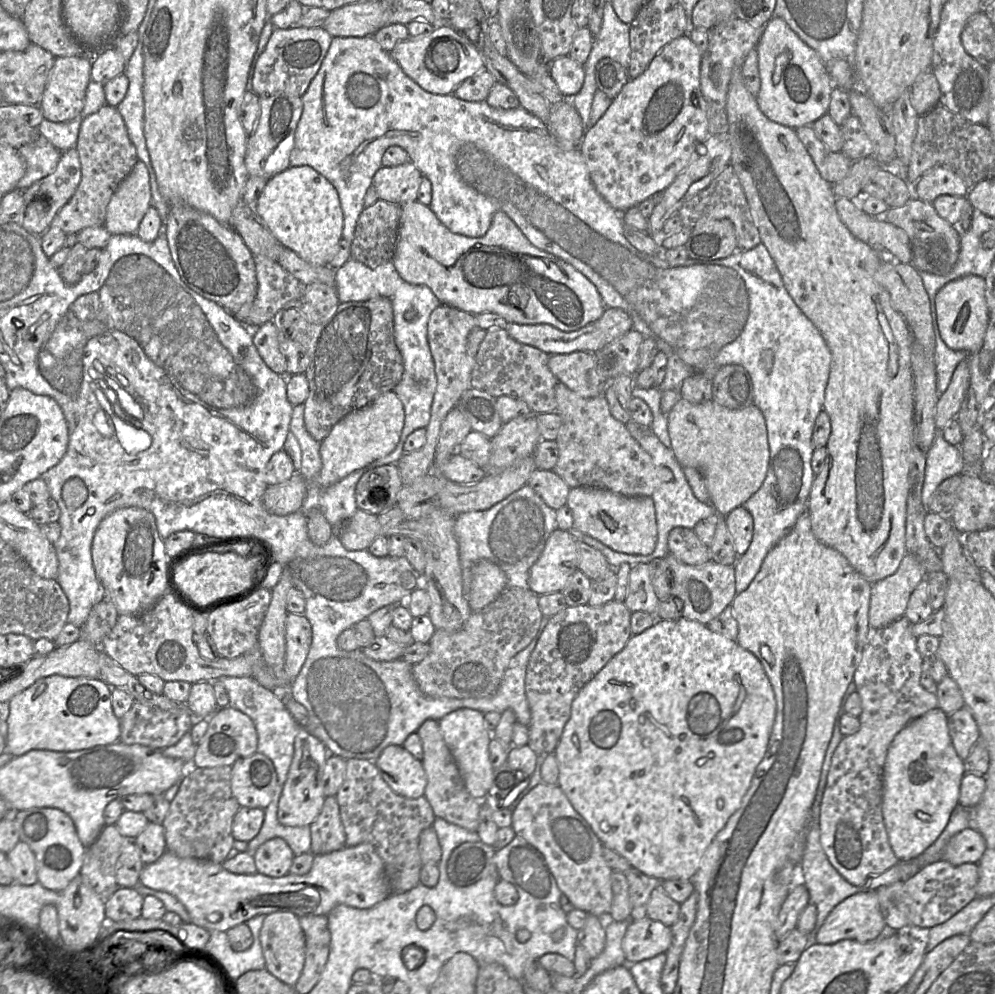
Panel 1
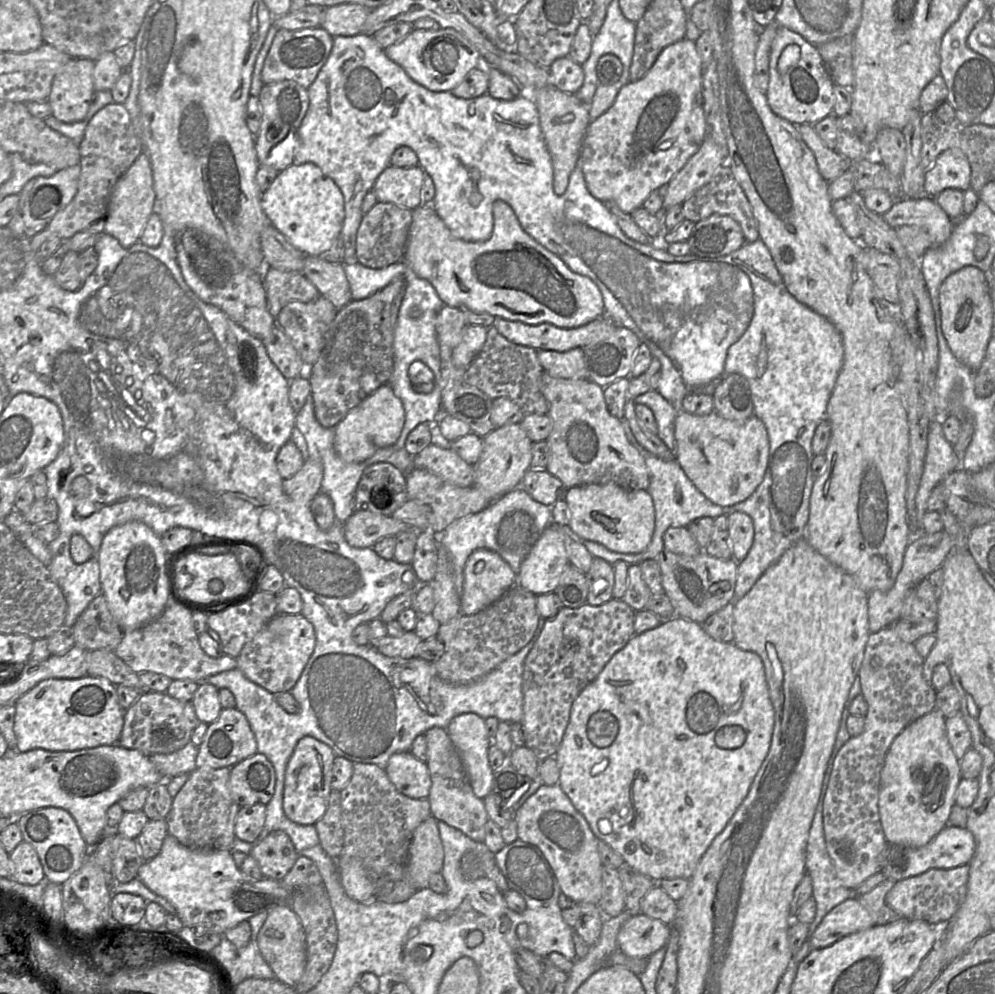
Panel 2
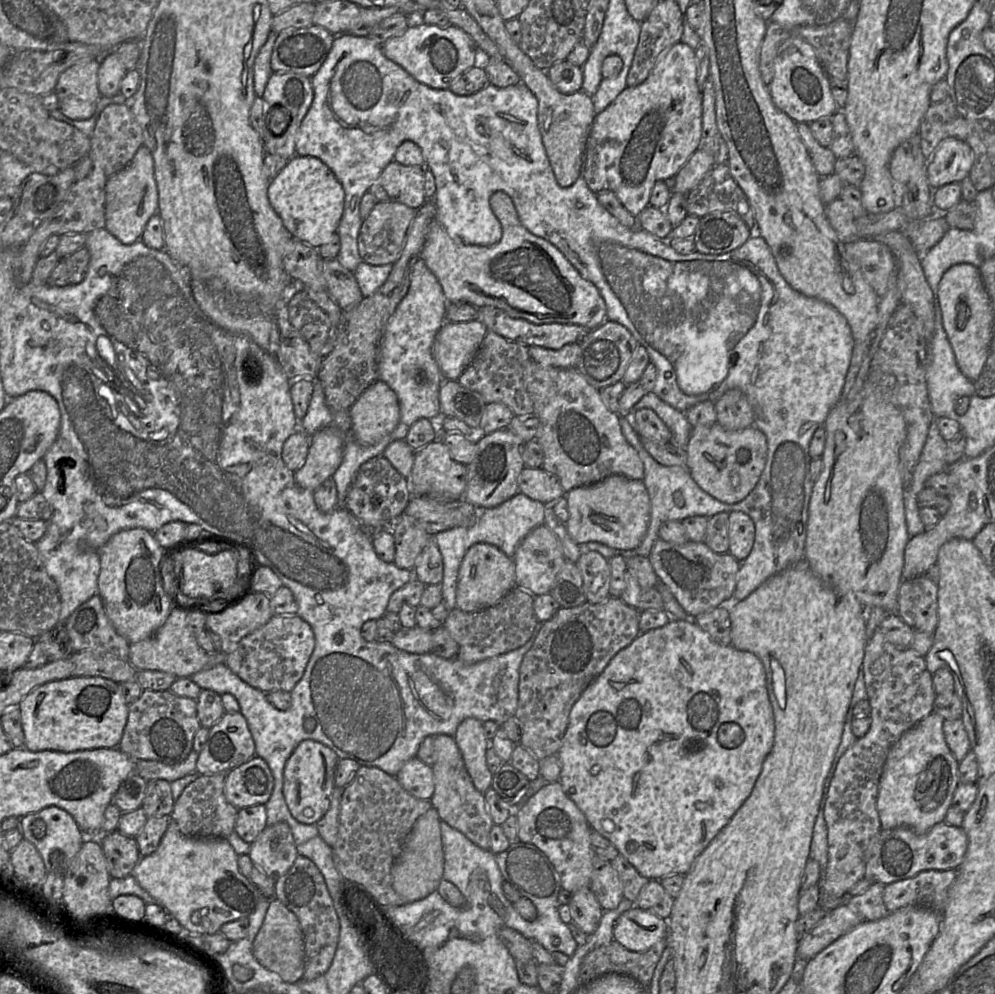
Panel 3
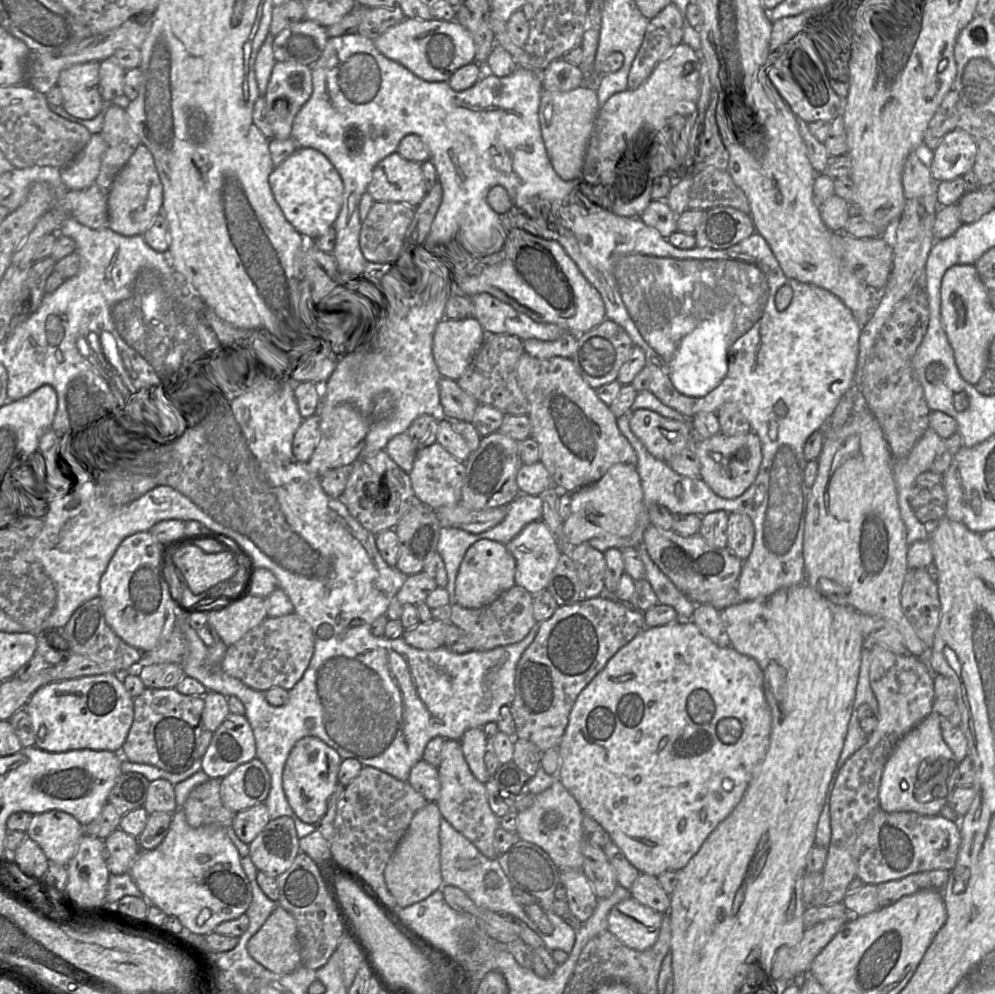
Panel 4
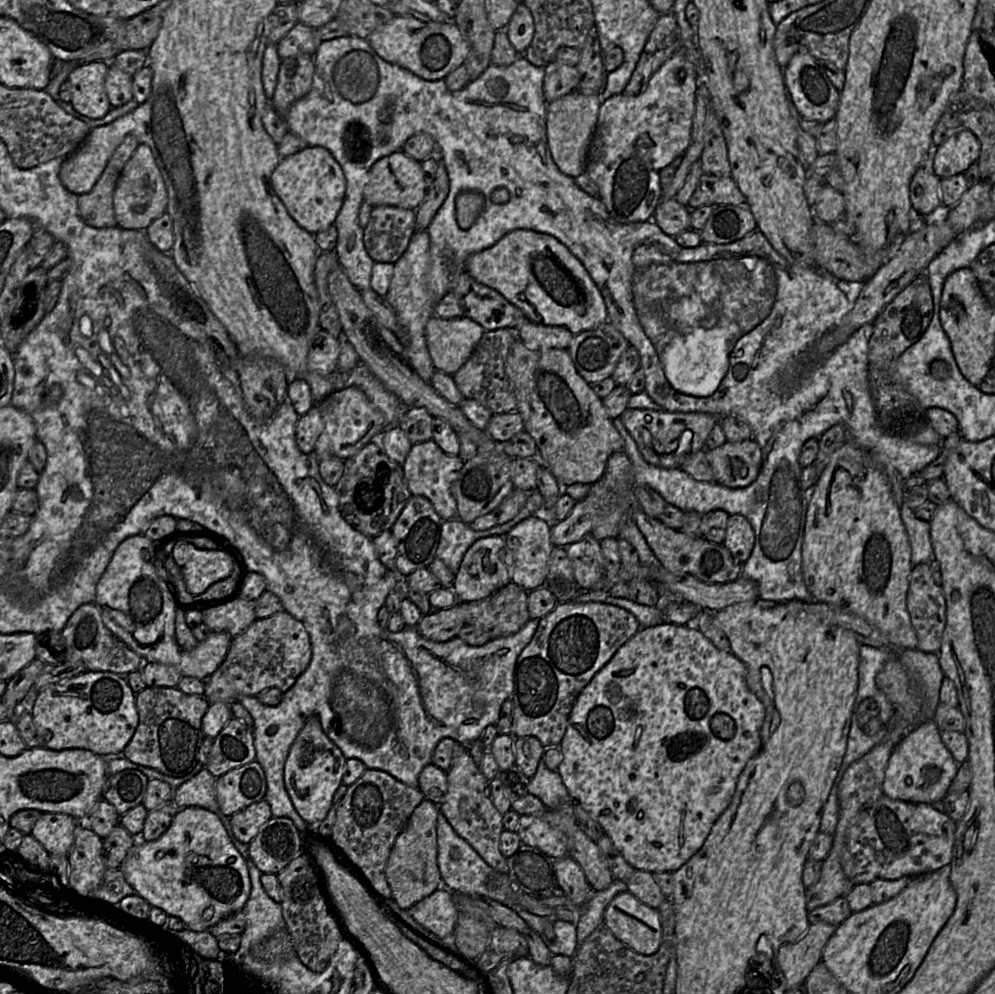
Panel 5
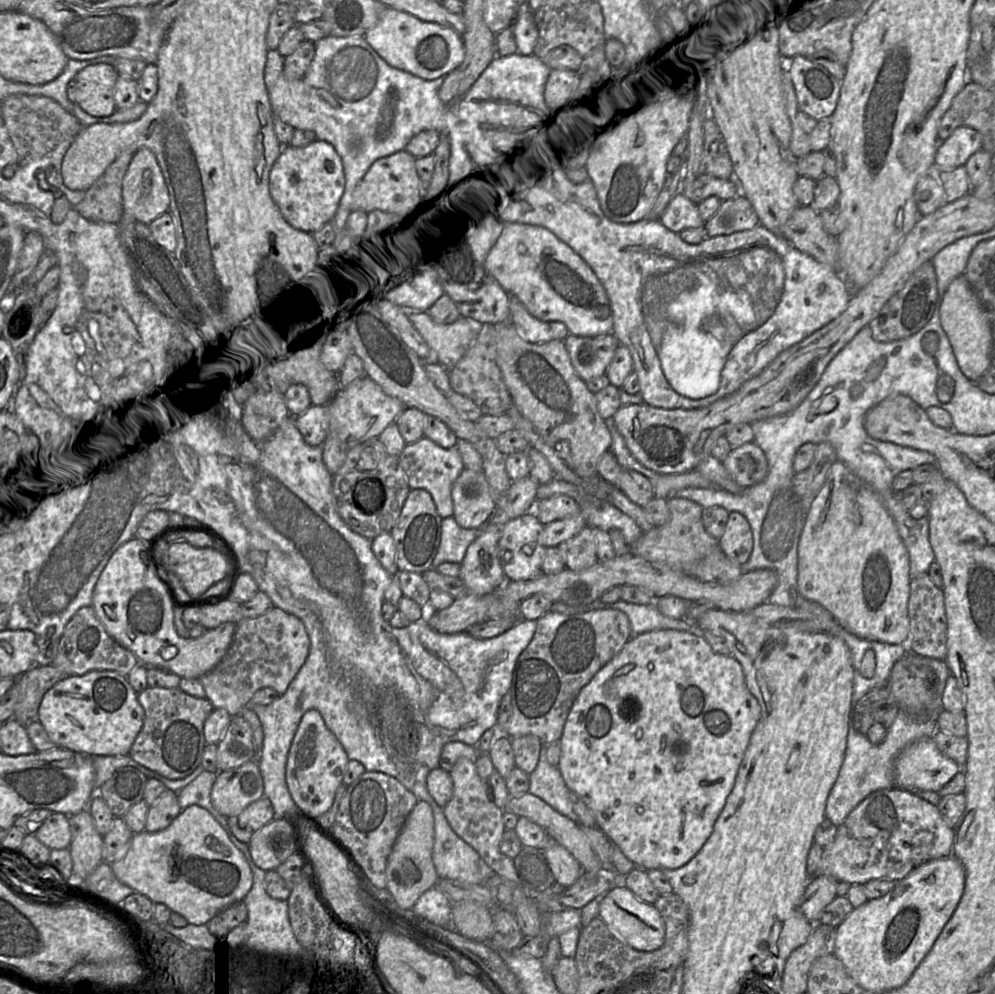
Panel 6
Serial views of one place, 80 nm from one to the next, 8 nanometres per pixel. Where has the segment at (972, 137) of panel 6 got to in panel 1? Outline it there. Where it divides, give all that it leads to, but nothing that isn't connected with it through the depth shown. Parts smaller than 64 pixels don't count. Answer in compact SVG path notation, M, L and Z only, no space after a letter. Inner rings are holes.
M938 165L927 170L914 184L914 196L933 202L943 194L967 196L970 186L951 168Z

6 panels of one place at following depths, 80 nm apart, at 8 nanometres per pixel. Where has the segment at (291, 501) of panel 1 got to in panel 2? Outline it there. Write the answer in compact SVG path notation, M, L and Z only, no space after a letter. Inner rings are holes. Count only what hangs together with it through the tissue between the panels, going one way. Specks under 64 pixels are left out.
M308 457L297 473L283 480L283 491L296 502L310 503L321 490L323 474L322 463Z

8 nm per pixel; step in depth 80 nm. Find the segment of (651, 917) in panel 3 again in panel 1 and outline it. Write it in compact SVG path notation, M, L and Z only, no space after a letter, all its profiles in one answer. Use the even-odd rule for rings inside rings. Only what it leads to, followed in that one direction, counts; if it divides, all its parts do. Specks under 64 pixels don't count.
M648 917L630 920L622 940L626 962L633 964L666 953L671 940L671 928L659 921Z

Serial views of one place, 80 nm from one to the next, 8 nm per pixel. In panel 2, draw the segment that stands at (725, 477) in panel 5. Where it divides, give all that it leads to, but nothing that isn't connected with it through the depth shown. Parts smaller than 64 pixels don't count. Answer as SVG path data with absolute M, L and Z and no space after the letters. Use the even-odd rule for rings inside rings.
M679 410L675 419L675 459L696 488L712 503L734 506L749 498L763 481L769 460L769 439L764 423L755 415L744 421L724 419L715 411L698 416Z

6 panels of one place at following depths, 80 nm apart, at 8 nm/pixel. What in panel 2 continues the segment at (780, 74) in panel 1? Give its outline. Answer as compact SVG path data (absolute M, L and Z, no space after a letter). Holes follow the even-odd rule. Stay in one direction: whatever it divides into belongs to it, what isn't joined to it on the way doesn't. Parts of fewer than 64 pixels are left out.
M778 26L769 54L769 83L765 91L771 110L792 124L814 124L832 115L833 85L817 46L798 33Z

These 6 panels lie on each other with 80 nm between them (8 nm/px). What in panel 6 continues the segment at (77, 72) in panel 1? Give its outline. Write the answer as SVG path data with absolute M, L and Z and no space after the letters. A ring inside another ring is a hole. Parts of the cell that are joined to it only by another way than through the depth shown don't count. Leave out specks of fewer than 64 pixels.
M98 63L83 68L74 78L77 83L77 105L87 114L95 117L112 115L117 107L114 93L119 72L113 64Z

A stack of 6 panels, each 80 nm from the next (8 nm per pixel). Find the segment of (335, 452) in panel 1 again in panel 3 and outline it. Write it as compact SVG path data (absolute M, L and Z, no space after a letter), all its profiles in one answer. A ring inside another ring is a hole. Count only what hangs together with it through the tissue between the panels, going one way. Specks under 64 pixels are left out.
M384 381L370 385L350 407L350 435L362 445L374 445L389 435L400 420L396 393Z

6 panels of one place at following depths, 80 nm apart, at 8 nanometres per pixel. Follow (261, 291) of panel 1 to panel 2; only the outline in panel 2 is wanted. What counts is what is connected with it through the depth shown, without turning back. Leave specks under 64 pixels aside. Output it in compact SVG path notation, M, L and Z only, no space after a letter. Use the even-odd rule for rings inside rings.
M267 267L262 275L262 283L268 310L275 319L289 302L310 302L320 296L315 286L299 272Z

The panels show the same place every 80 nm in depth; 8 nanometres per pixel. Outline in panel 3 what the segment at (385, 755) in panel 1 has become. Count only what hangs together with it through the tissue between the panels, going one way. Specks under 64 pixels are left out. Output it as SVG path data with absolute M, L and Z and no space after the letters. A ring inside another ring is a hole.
M417 757L405 762L396 779L404 790L418 799L430 800L433 796L435 785L432 766Z

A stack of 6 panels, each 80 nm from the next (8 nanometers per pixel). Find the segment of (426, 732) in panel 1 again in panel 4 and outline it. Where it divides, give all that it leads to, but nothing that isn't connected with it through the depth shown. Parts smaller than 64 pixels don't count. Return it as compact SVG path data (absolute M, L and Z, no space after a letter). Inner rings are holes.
M446 739L442 746L441 763L437 768L440 792L436 800L441 815L458 832L471 841L489 859L498 859L494 845L495 831L500 819L492 811L486 791L486 784L480 782L471 772L458 740Z

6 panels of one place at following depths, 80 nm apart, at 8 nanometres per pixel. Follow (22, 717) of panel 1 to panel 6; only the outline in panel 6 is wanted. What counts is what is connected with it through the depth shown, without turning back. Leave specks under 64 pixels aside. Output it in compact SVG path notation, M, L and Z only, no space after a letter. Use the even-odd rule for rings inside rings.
M93 670L64 677L43 696L36 720L56 747L88 756L126 756L143 725L144 710L127 677L115 671Z

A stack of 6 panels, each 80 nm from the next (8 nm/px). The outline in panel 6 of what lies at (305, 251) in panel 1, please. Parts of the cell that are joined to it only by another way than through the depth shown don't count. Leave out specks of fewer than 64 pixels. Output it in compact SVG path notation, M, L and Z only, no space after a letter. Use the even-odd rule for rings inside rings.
M317 140L305 147L283 146L269 174L269 191L282 216L292 227L314 233L332 221L343 196L345 182L341 157L330 143Z

